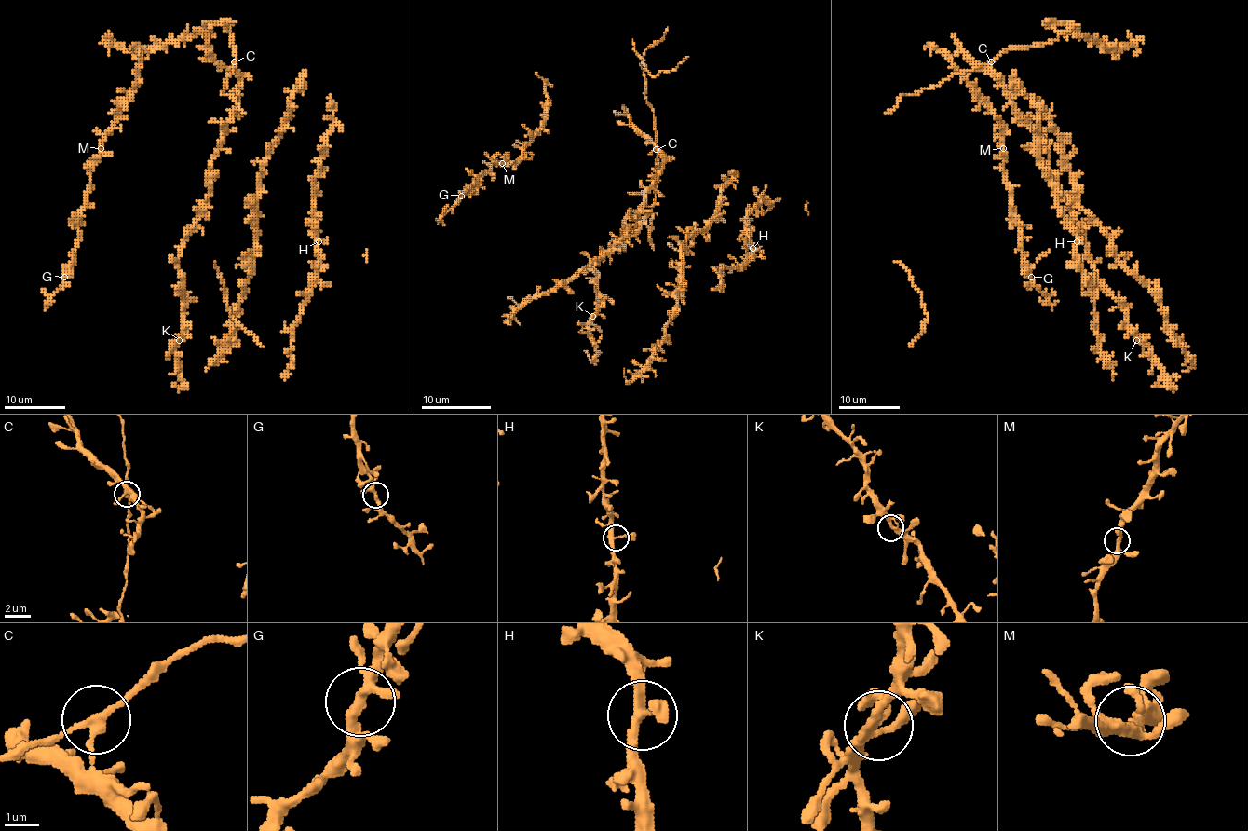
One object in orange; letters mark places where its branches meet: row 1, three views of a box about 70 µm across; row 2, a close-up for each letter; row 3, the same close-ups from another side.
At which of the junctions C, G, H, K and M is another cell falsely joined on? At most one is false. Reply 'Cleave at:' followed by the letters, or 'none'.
Cleave at: none

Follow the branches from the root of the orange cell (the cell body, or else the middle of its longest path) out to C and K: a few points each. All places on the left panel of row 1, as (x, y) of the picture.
C: (179, 360), (183, 280), (178, 261), (208, 196), (210, 160), (237, 106), (240, 74), (234, 62)
K: (179, 360), (176, 352), (179, 340)

